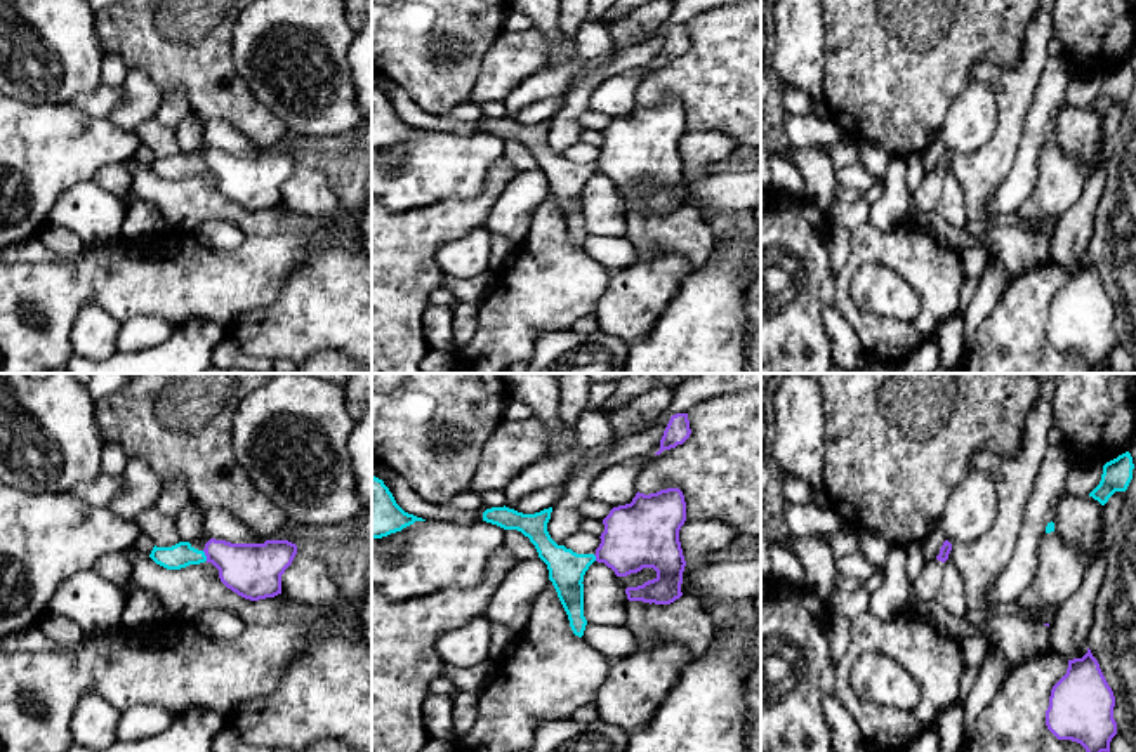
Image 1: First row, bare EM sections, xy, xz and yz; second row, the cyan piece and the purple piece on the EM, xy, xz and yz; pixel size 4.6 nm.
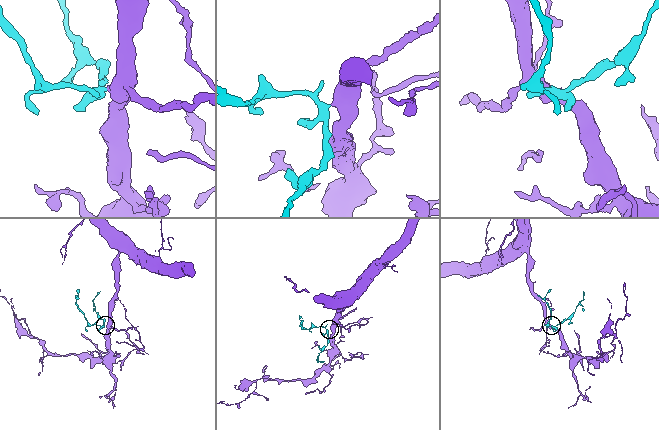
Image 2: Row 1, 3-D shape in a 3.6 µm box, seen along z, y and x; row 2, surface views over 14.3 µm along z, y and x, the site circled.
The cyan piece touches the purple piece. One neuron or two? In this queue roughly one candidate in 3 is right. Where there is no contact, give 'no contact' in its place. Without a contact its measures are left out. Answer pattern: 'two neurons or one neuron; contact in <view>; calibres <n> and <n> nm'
two neurons; contact in xy; calibres 120 and 260 nm

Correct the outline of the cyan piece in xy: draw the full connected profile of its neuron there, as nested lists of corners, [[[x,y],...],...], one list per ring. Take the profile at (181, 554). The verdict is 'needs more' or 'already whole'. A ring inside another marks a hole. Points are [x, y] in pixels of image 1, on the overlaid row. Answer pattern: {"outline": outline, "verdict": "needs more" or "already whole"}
{"outline": [[[179,542],[172,547],[153,547],[149,557],[167,568],[167,570],[181,570],[189,564],[200,564],[207,561],[203,551],[195,549],[189,542]]], "verdict": "already whole"}

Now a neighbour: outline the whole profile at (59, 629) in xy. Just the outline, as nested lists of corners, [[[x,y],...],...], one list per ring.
[[[43,615],[38,625],[49,639],[63,646],[78,643],[85,637],[80,625],[63,615]]]

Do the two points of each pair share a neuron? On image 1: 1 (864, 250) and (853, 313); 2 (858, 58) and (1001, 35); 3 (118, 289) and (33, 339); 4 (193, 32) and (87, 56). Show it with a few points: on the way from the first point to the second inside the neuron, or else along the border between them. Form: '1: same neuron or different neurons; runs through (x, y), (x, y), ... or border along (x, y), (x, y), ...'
1: same neuron; runs through (850, 266), (843, 278), (843, 297)
2: same neuron; runs through (893, 51), (909, 35), (966, 35)
3: same neuron; runs through (94, 287), (85, 287), (52, 320), (52, 325)
4: different neurons; border along (94, 18), (94, 28), (105, 54)

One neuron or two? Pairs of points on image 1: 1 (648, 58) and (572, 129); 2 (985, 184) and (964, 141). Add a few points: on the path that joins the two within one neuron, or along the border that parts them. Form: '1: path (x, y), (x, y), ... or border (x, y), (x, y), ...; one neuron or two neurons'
1: path (622, 63), (598, 75), (577, 96), (575, 103); one neuron
2: border (996, 120), (996, 131), (982, 146), (954, 157); two neurons

